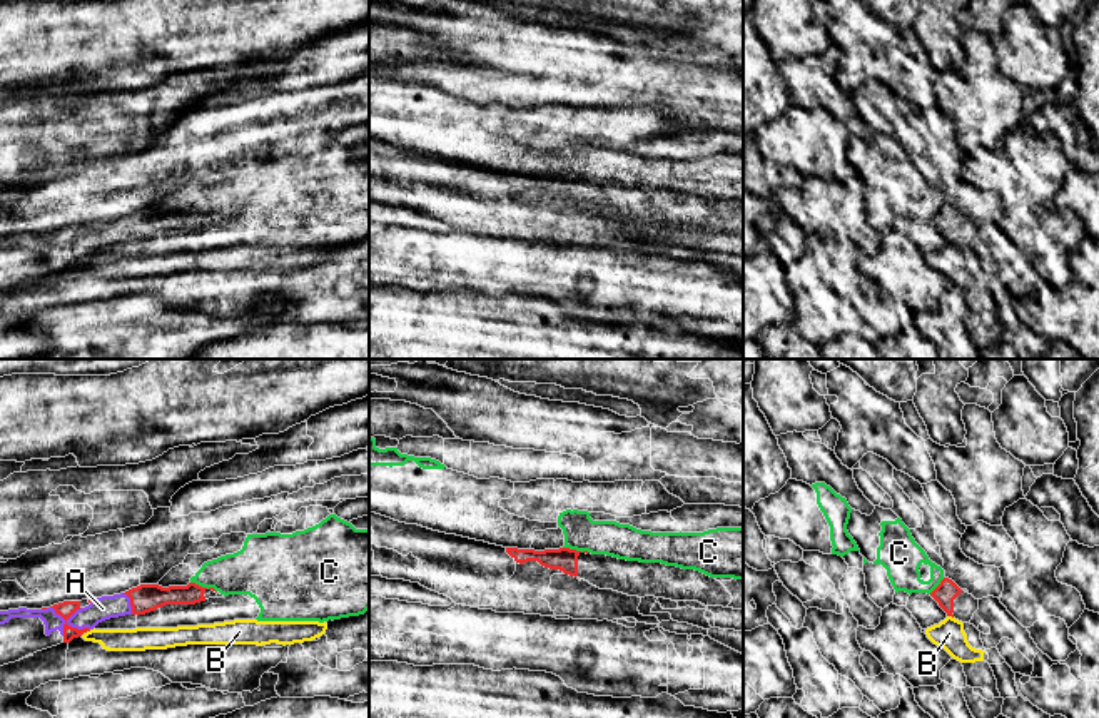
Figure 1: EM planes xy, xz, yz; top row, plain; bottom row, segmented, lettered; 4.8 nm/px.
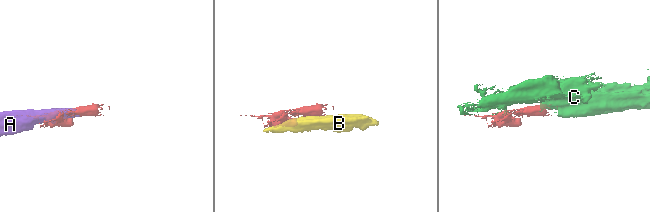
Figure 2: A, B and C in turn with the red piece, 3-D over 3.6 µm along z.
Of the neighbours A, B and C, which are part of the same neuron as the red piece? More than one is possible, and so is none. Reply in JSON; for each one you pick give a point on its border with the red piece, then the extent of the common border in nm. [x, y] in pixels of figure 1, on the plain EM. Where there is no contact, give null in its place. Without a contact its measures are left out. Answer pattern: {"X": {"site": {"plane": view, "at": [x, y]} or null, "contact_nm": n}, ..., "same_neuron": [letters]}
{"A": {"site": {"plane": "xy", "at": [70, 252]}, "contact_nm": 220}, "same_neuron": ["A"]}

